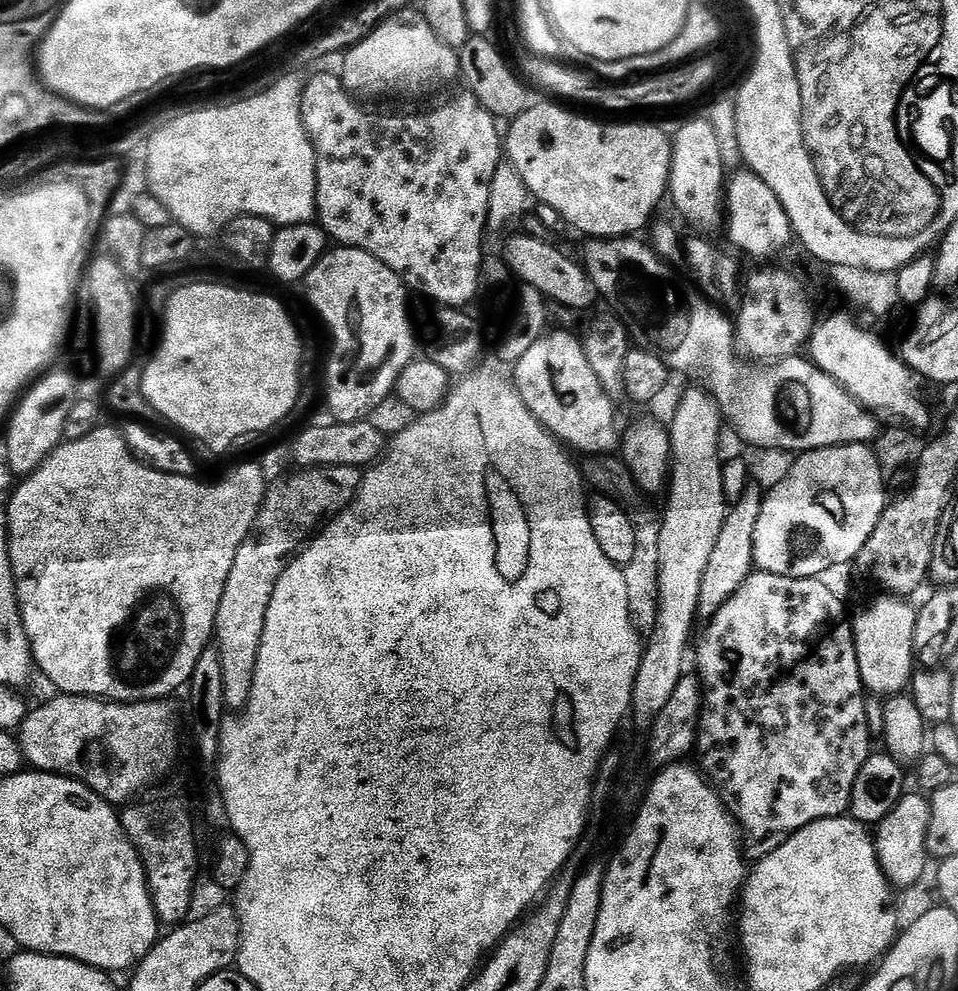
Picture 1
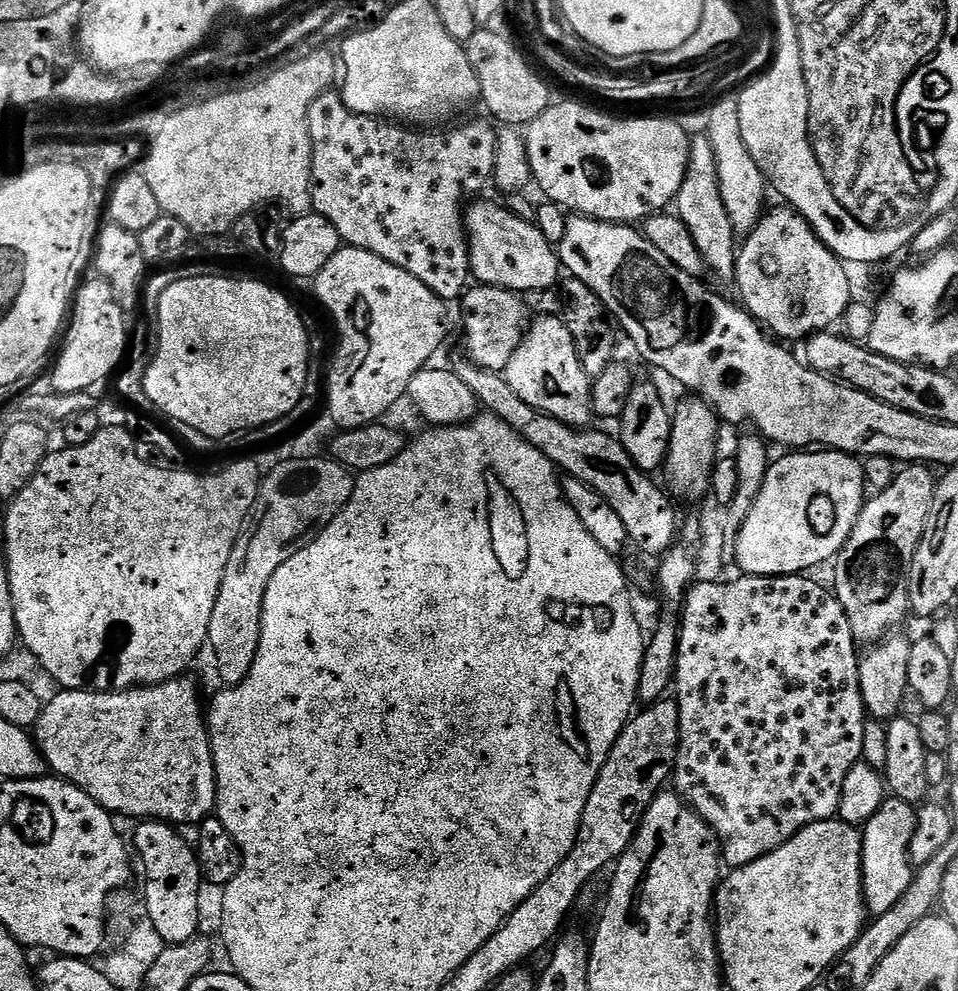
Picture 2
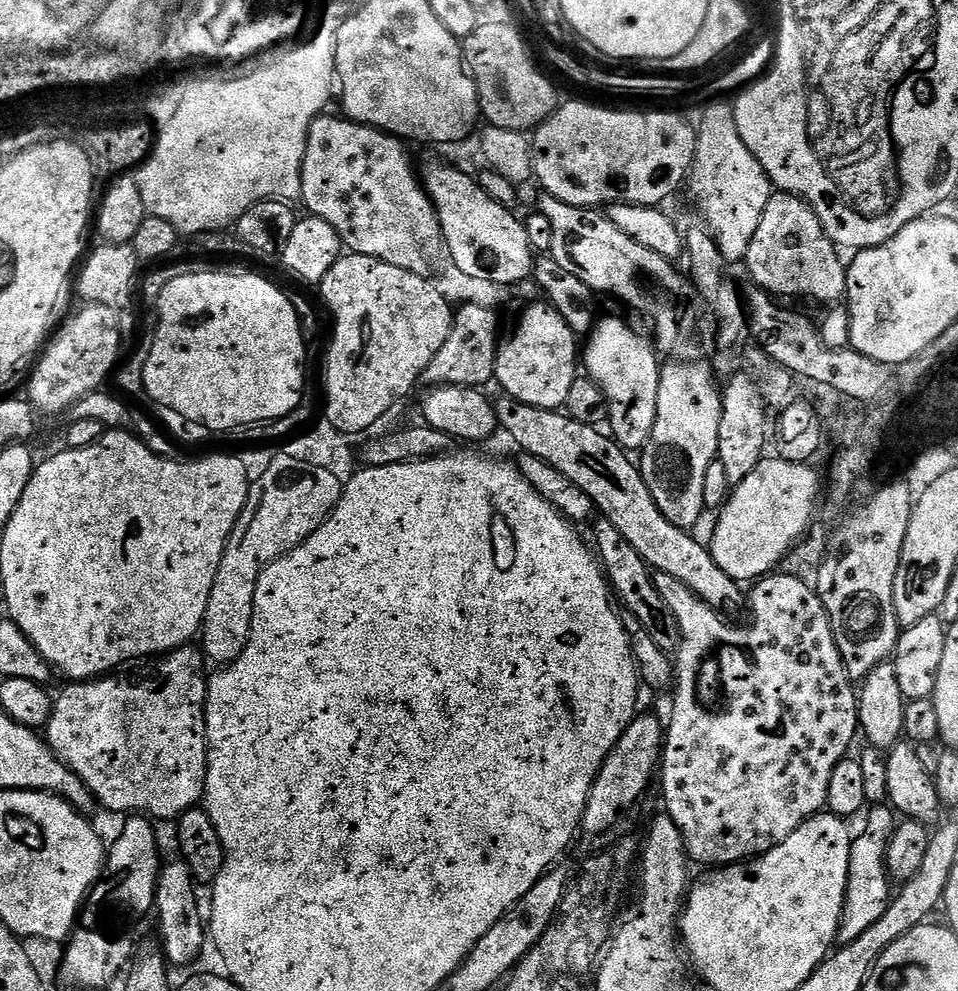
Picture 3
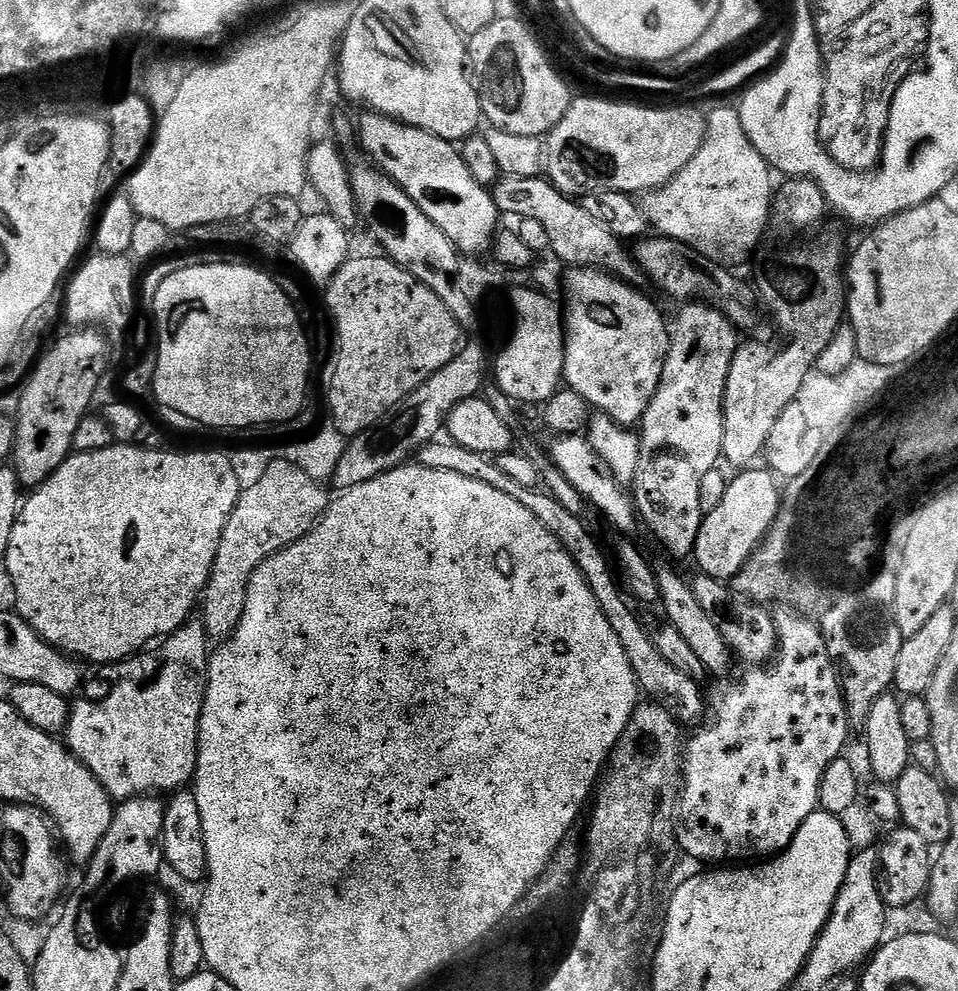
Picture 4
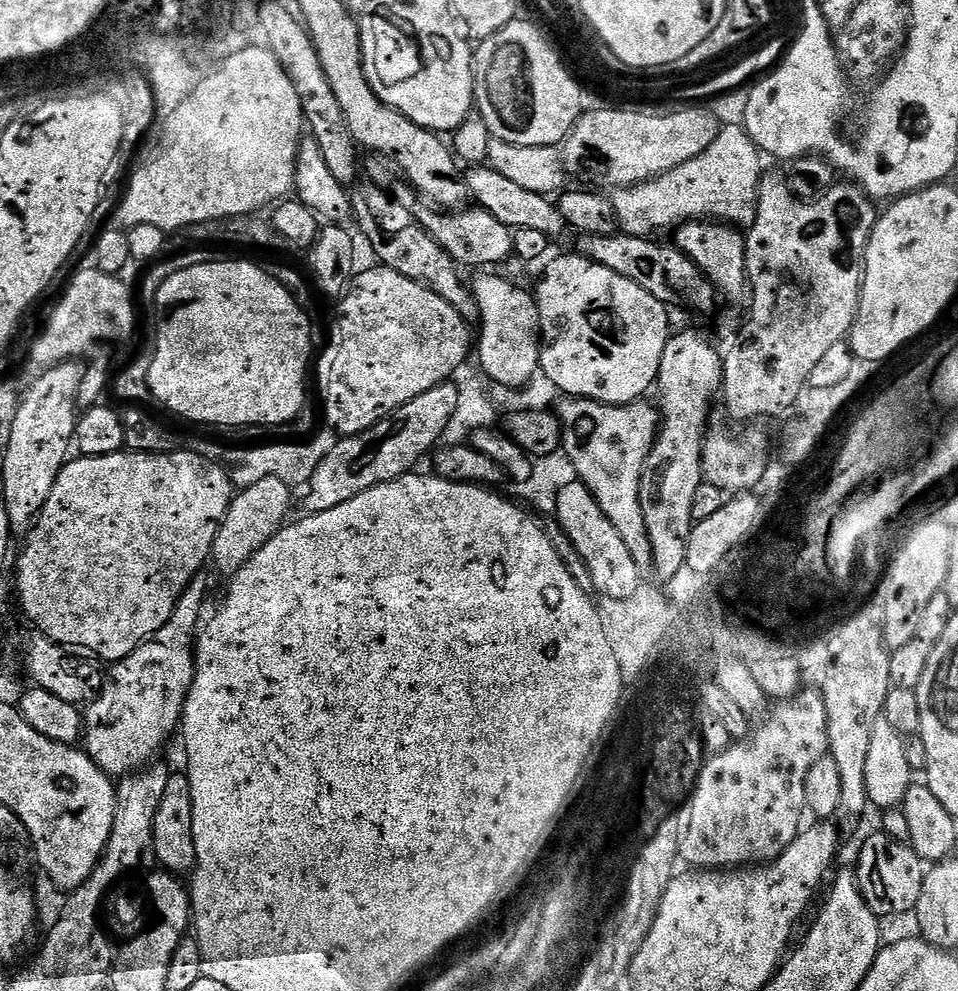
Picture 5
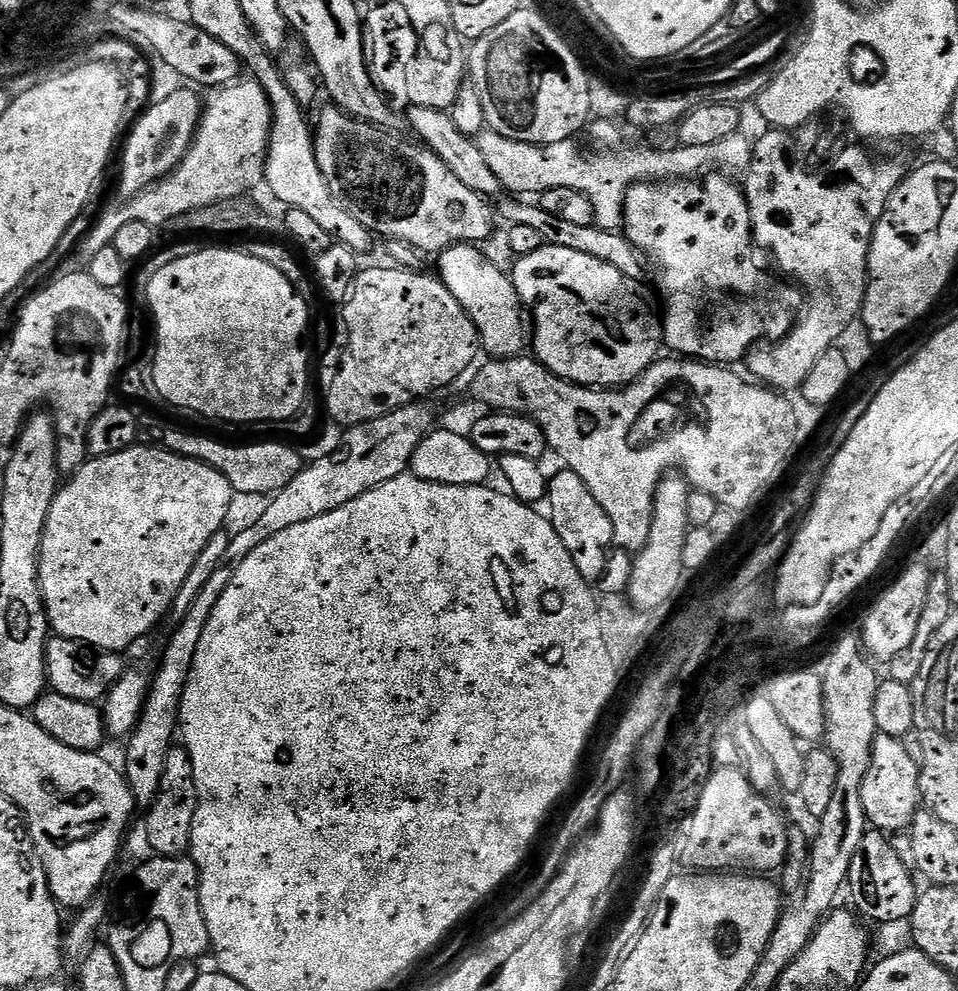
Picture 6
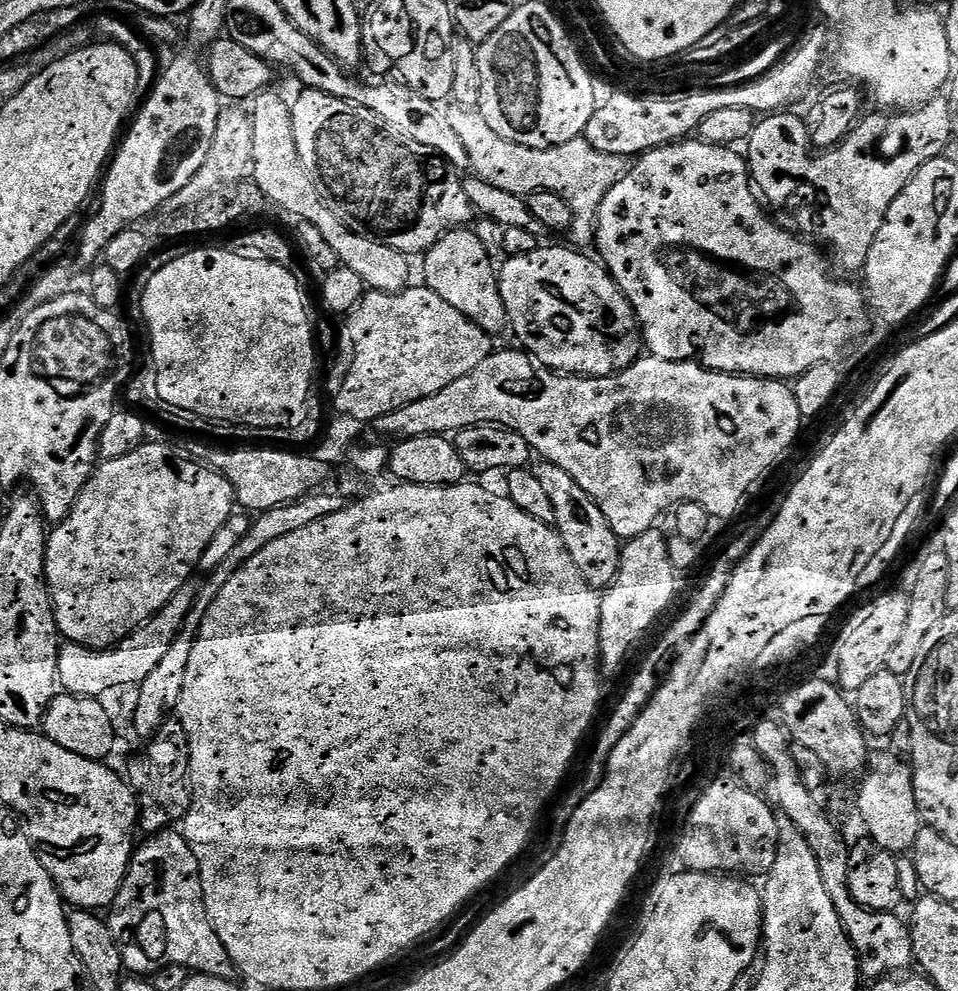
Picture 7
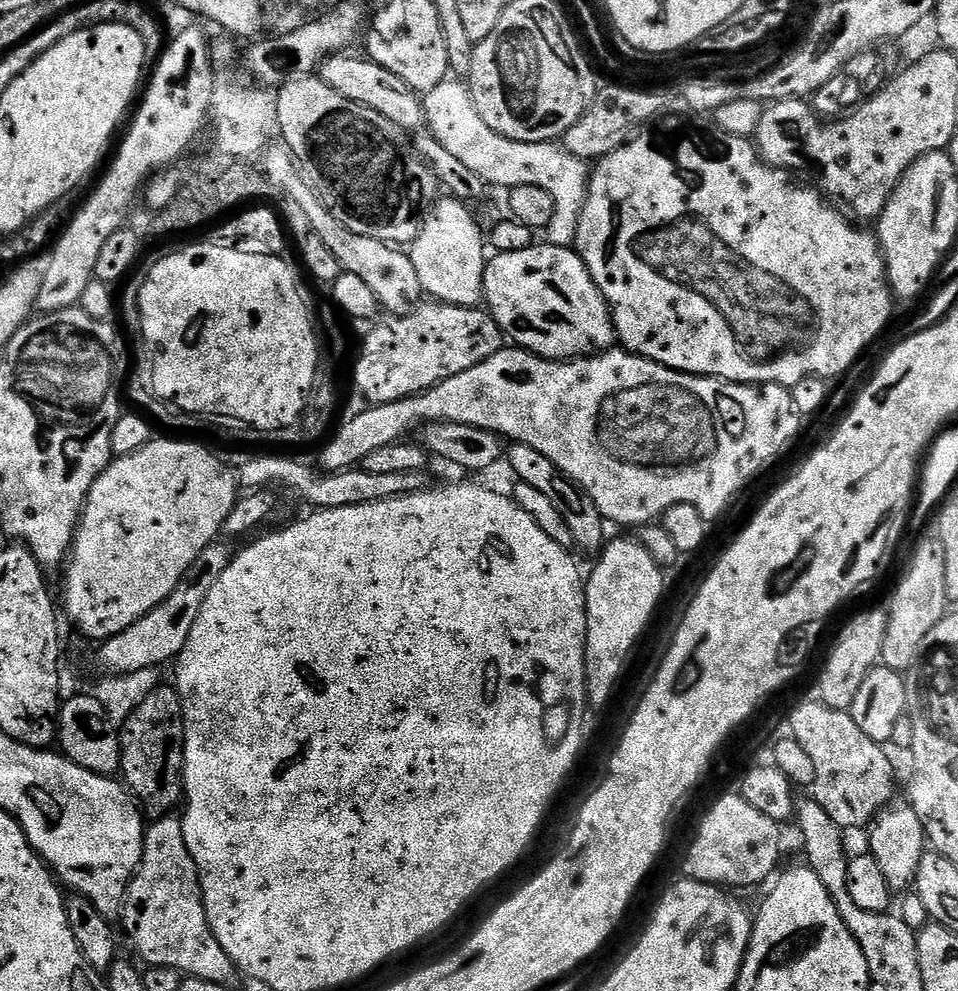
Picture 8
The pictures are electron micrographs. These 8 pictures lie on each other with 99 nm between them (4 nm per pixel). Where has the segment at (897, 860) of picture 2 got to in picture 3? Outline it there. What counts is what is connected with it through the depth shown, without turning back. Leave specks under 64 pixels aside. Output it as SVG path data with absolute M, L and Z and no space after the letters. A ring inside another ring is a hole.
M876 806L867 813L867 816L869 826L860 838L852 842L850 850L850 870L838 937L839 943L844 946L862 938L862 934L866 934L866 930L870 930L874 922L882 918L882 914L886 914L894 895L894 881L888 870L888 847L892 835L896 832L897 813L891 807Z

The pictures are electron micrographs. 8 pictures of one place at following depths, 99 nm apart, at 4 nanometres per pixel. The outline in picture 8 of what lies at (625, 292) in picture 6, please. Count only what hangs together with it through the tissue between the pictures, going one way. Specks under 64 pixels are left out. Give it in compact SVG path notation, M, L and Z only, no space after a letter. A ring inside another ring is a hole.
M547 242L537 243L526 250L514 250L514 254L495 253L484 265L484 298L483 303L490 313L492 320L500 327L501 332L515 347L525 348L535 356L542 356L545 360L575 360L585 356L595 356L601 352L609 351L617 343L616 327L612 325L612 312L604 301L604 296L598 290L594 278L586 270L582 258L572 248L559 248Z

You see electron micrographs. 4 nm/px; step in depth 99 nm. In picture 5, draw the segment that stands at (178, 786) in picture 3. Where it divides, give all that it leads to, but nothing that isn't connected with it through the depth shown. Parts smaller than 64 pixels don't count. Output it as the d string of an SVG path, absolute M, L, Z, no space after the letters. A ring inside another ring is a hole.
M197 578L188 585L188 588L182 594L182 598L174 606L174 614L170 618L170 622L166 622L166 626L162 626L162 630L158 630L151 638L139 644L130 655L121 660L115 661L111 665L112 668L108 672L108 681L103 681L102 687L99 689L95 700L87 705L86 711L83 713L84 717L84 735L82 737L83 751L87 752L89 758L94 761L102 769L103 772L108 773L113 778L123 778L131 773L133 770L139 769L141 766L147 765L149 762L155 761L156 755L164 748L164 743L171 738L172 735L177 735L178 729L181 727L184 719L184 703L188 698L188 692L192 688L192 683L196 677L196 653L194 651L198 639L198 629L201 627L202 619L200 615L204 612L204 599L208 596L208 584L204 578Z

